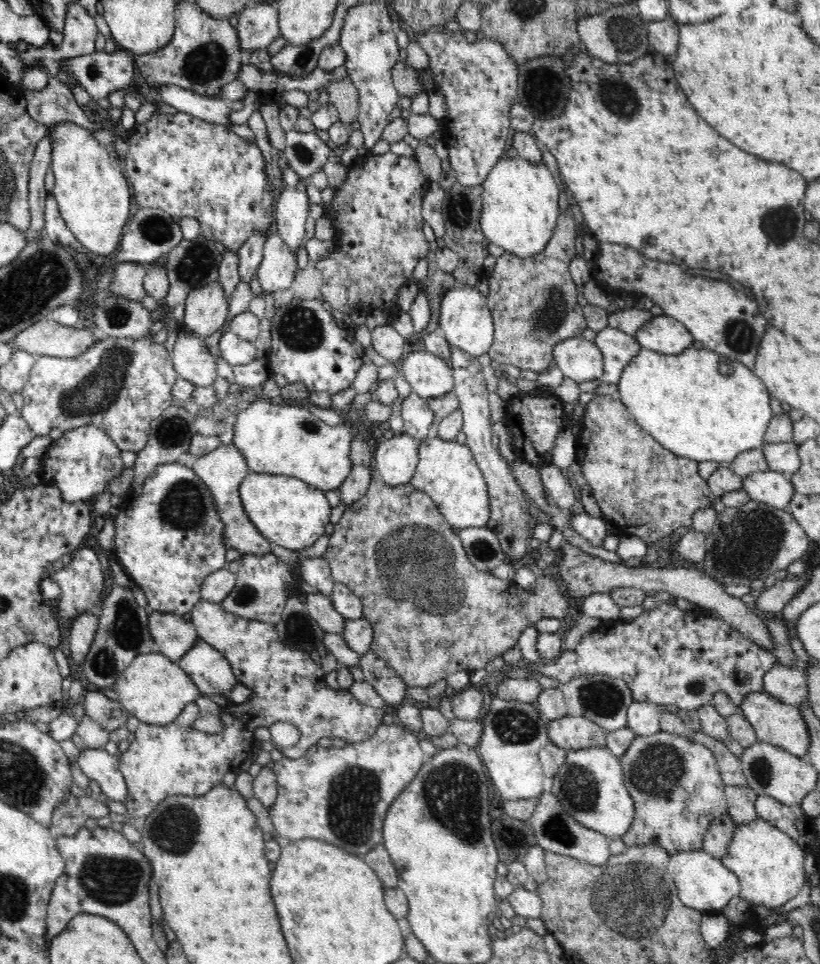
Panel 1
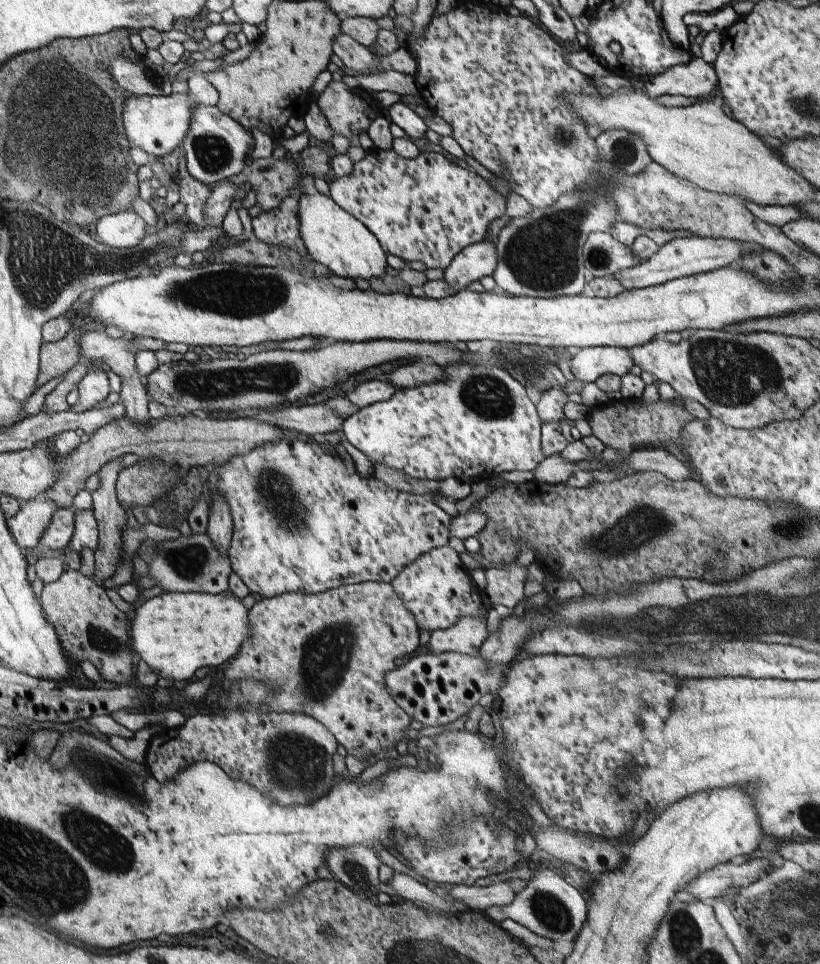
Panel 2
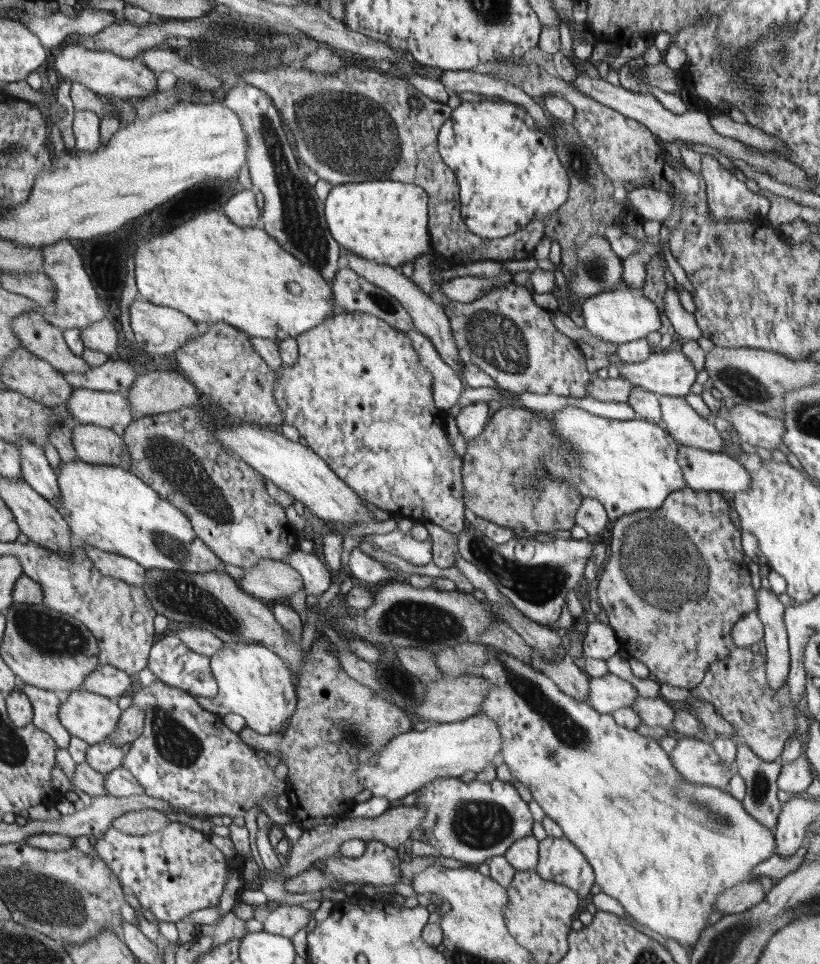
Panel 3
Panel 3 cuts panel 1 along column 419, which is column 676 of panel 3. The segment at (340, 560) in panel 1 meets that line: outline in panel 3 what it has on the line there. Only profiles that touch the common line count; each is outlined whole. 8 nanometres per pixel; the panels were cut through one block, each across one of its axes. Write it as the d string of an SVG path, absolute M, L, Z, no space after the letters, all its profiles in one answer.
M681 488L671 492L663 504L657 510L639 510L639 512L629 512L629 516L619 516L615 522L611 522L607 518L605 530L599 534L605 550L607 550L607 560L603 562L601 570L597 572L597 600L599 600L599 608L605 610L607 616L607 624L613 628L615 636L617 636L617 644L635 660L639 660L641 664L645 664L649 668L649 676L655 676L657 684L671 684L677 688L687 688L693 690L705 676L707 668L713 662L723 660L733 648L733 640L731 640L731 628L737 620L741 620L745 614L757 610L757 598L755 592L751 588L749 582L749 570L747 564L743 562L743 550L741 550L741 532L735 530L735 526L729 522L729 508L727 502L723 500L721 492L693 492L689 488Z

